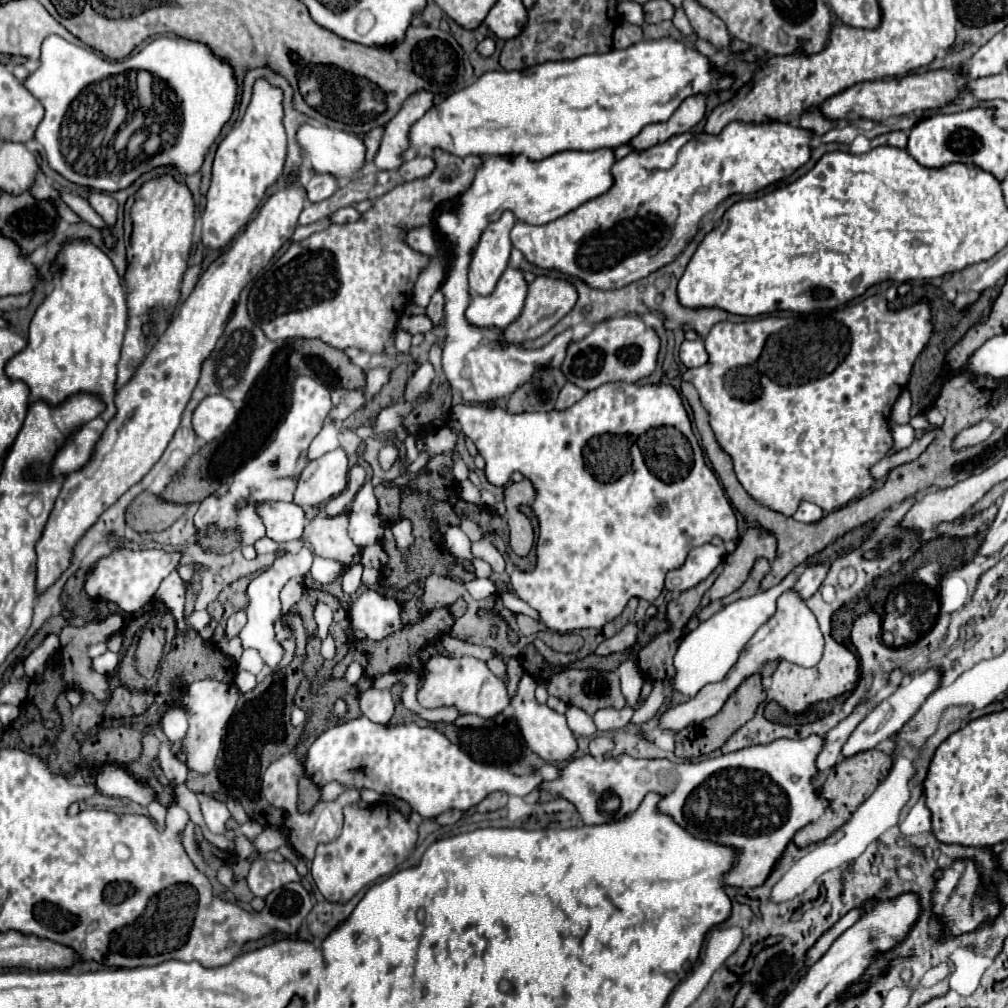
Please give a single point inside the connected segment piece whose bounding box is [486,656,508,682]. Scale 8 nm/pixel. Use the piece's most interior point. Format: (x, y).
(497, 665)

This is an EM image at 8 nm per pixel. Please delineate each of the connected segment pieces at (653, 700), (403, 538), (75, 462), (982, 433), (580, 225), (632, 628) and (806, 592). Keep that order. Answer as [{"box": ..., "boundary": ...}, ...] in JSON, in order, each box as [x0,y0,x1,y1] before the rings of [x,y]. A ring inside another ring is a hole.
[{"box":[632,682,666,724],"boundary":[[[654,682],[654,690],[650,692],[650,696],[646,698],[644,706],[640,706],[636,712],[634,712],[634,718],[632,718],[632,724],[644,724],[648,720],[652,720],[660,706],[664,704],[666,696],[664,696],[664,684],[662,682]]]},{"box":[392,520,412,550],"boundary":[[[400,520],[392,526],[392,532],[394,532],[394,538],[396,538],[396,544],[398,548],[402,550],[408,550],[412,546],[412,526],[408,520]]]},{"box":[6,242,128,476],"boundary":[[[72,242],[58,256],[58,262],[62,262],[62,272],[56,266],[52,268],[56,286],[34,312],[28,346],[8,360],[6,376],[30,388],[30,404],[42,400],[54,408],[80,392],[104,402],[106,408],[94,420],[74,430],[52,458],[50,476],[68,476],[90,462],[102,432],[116,414],[116,372],[128,328],[128,304],[120,276],[100,248],[88,242]]]},{"box":[954,422,994,448],"boundary":[[[980,422],[972,428],[966,428],[956,436],[954,448],[966,448],[966,446],[972,446],[974,442],[982,442],[992,434],[992,430],[994,430],[992,422]]]},{"box":[510,122,814,288],"boundary":[[[732,122],[718,136],[688,132],[678,134],[648,150],[634,150],[614,164],[614,186],[606,194],[588,200],[576,210],[542,226],[516,222],[510,232],[512,246],[518,248],[530,264],[544,270],[558,270],[570,278],[578,278],[590,288],[622,288],[670,264],[696,234],[700,218],[706,212],[714,210],[730,194],[754,194],[770,184],[792,176],[800,166],[810,160],[812,136],[814,134],[810,130],[794,128],[786,122]]]},{"box":[596,622,638,654],"boundary":[[[634,622],[626,624],[616,636],[604,640],[598,648],[596,654],[614,654],[614,652],[624,652],[628,648],[632,648],[636,644],[636,636],[638,636],[638,626]]]},{"box":[794,564,828,600],"boundary":[[[818,564],[818,566],[808,566],[804,568],[804,572],[800,574],[800,578],[796,580],[794,584],[794,592],[802,598],[802,600],[808,600],[822,584],[824,576],[828,572],[828,564]]]}]

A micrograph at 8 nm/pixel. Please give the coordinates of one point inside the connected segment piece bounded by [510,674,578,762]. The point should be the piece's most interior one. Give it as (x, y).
(545, 732)

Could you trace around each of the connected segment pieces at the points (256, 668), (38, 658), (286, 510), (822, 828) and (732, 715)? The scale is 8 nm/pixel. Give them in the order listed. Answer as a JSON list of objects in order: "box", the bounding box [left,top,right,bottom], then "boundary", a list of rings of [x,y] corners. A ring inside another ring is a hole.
[{"box":[238,648,264,674],"boundary":[[[246,648],[246,650],[242,652],[242,656],[238,658],[238,668],[248,670],[248,672],[252,672],[252,674],[258,674],[258,672],[264,668],[264,662],[262,662],[258,650]]]},{"box":[24,634,60,678],"boundary":[[[51,634],[46,637],[46,640],[24,660],[24,668],[26,668],[26,676],[34,678],[38,674],[42,674],[48,666],[50,656],[60,649],[60,642],[58,636]]]},{"box":[256,502,306,542],"boundary":[[[262,502],[256,506],[258,516],[266,526],[266,536],[278,542],[302,538],[306,524],[304,510],[294,502]]]},{"box":[794,750,892,848],"boundary":[[[868,750],[868,752],[862,752],[862,754],[856,754],[852,758],[846,758],[842,760],[838,766],[834,766],[828,776],[824,778],[824,784],[820,786],[818,794],[822,798],[826,798],[828,802],[828,808],[826,812],[822,814],[822,818],[818,818],[816,822],[810,822],[806,824],[804,828],[800,828],[796,834],[794,834],[794,844],[798,848],[806,848],[810,844],[816,844],[816,842],[822,842],[826,840],[832,832],[836,832],[850,816],[852,812],[876,790],[876,786],[888,776],[892,768],[892,756],[884,754],[884,752],[878,752],[878,750]]]},{"box":[676,674,766,758],"boundary":[[[754,674],[728,698],[724,708],[716,716],[704,720],[702,724],[694,724],[694,726],[688,726],[686,730],[678,732],[678,736],[676,736],[676,754],[684,756],[684,758],[698,758],[698,756],[704,756],[704,754],[710,754],[710,752],[722,748],[738,728],[742,728],[750,718],[754,718],[756,708],[762,702],[766,702],[766,692],[762,688],[760,674]]]}]

